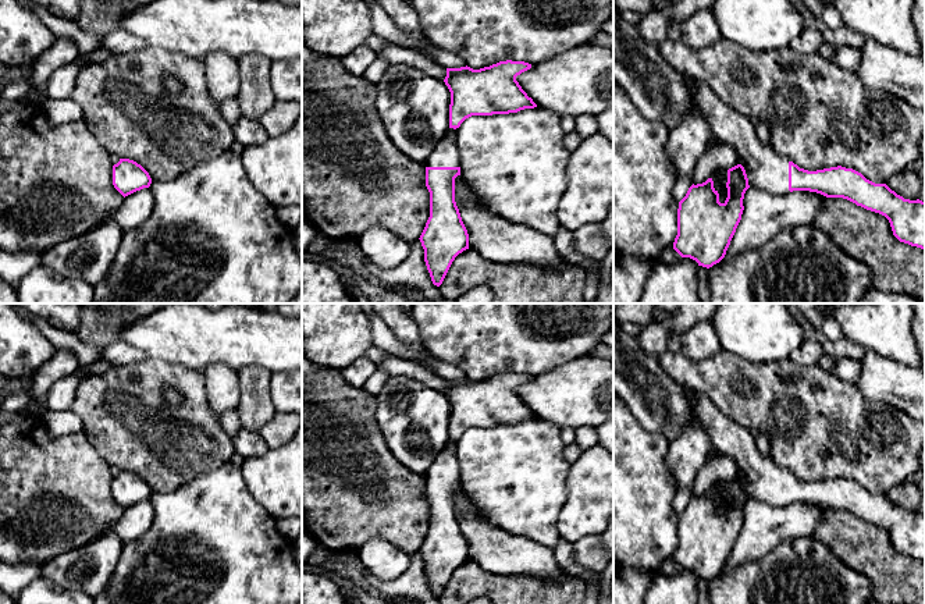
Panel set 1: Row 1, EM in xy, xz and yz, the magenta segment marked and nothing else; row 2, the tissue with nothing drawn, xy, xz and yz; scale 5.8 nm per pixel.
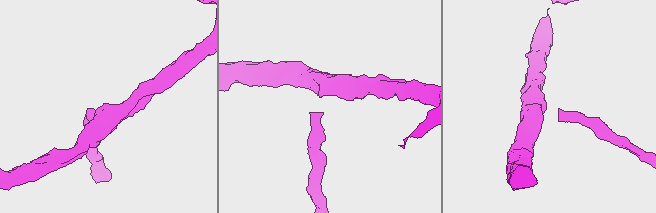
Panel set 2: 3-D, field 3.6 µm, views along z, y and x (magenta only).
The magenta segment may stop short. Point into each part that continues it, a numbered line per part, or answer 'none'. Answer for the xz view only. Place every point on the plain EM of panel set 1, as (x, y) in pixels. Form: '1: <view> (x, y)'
1: xz (445, 465)

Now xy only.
none

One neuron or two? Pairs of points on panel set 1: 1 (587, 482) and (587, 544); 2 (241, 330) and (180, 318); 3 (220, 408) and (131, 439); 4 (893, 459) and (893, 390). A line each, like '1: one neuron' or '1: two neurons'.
1: two neurons
2: one neuron
3: two neurons
4: two neurons

